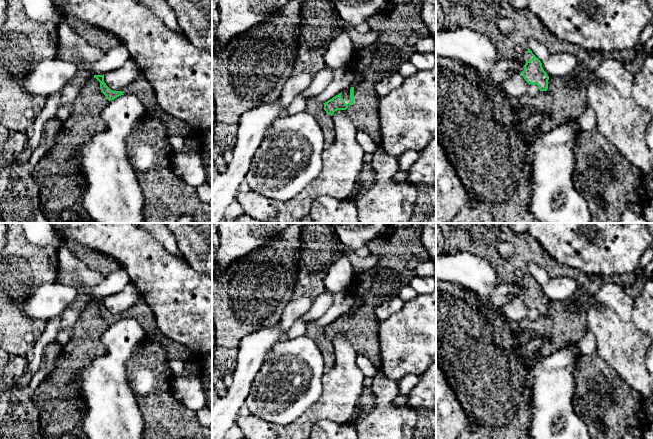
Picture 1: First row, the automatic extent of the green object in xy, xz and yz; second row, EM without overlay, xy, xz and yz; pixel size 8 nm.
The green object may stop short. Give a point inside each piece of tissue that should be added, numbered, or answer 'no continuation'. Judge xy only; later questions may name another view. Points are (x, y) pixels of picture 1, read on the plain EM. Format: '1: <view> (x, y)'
1: xy (140, 311)

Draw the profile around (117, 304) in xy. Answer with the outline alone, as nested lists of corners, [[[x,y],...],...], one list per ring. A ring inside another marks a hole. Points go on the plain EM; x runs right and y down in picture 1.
[[[130,282],[122,291],[104,298],[104,306],[113,315],[122,315],[139,298],[141,294],[136,286]]]

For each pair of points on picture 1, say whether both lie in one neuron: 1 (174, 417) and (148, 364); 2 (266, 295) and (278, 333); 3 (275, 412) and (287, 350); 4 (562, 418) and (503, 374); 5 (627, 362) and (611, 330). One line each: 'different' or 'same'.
1: same
2: different
3: same
4: different
5: same

